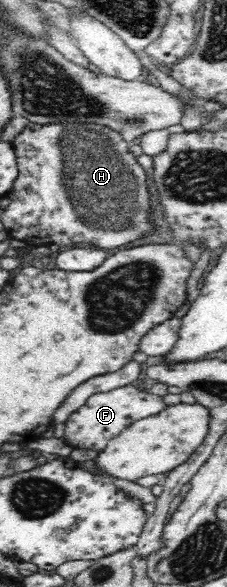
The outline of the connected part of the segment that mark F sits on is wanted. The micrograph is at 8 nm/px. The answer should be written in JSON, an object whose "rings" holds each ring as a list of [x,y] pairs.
{"rings":[[[125,385],[110,392],[96,393],[87,402],[68,415],[65,421],[63,438],[74,448],[94,449],[101,452],[113,437],[118,437],[128,425],[156,415],[166,404],[160,396],[153,395],[147,390],[140,391],[134,385]]]}

